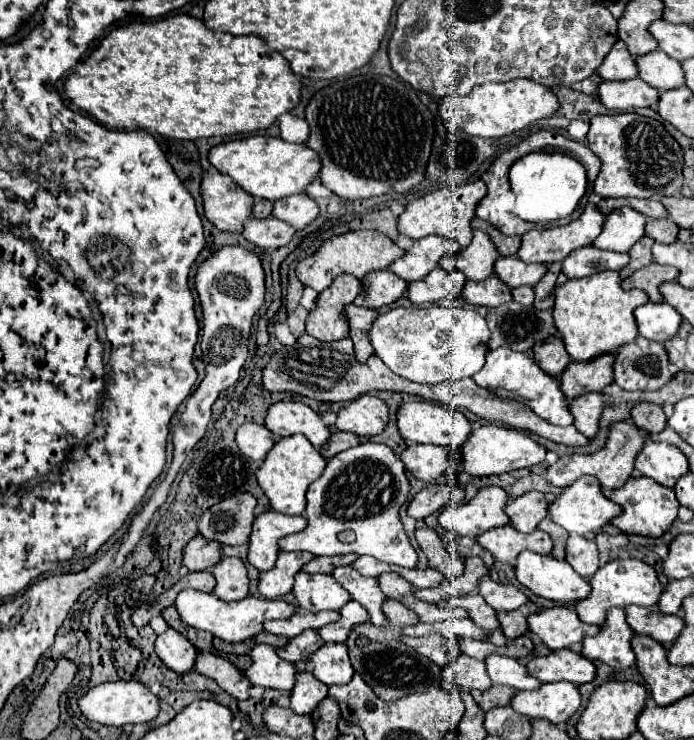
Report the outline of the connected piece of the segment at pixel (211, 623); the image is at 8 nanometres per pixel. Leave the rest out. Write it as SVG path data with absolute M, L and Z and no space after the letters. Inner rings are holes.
M185 589L177 595L175 607L179 609L181 621L187 623L189 627L201 629L201 631L209 631L215 637L221 637L229 643L235 641L245 641L255 637L257 633L265 631L263 629L263 621L269 619L287 619L295 613L295 607L287 601L279 601L279 599L263 599L263 597L245 597L241 601L235 603L227 603L219 597L215 597L213 593L199 593L195 589Z

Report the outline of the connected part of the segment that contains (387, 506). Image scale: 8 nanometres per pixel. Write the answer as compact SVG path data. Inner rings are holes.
M361 443L351 447L339 457L333 457L321 479L317 479L307 491L307 521L309 525L293 535L279 539L283 551L311 551L313 555L371 555L379 561L393 563L399 567L415 569L419 559L413 549L399 511L409 501L409 479L405 467L395 451L383 443ZM351 529L357 539L355 543L341 543L337 535Z

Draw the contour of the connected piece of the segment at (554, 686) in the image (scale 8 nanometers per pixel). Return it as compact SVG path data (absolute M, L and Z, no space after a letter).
M567 681L545 683L537 691L517 691L511 707L531 719L547 719L551 723L567 723L581 707L577 685Z

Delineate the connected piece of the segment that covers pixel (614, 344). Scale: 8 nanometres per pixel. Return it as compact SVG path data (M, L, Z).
M601 271L583 279L569 279L555 289L553 319L563 335L565 347L573 361L589 361L605 353L617 353L623 345L639 337L633 311L647 303L647 293L639 289L621 289L617 271Z

